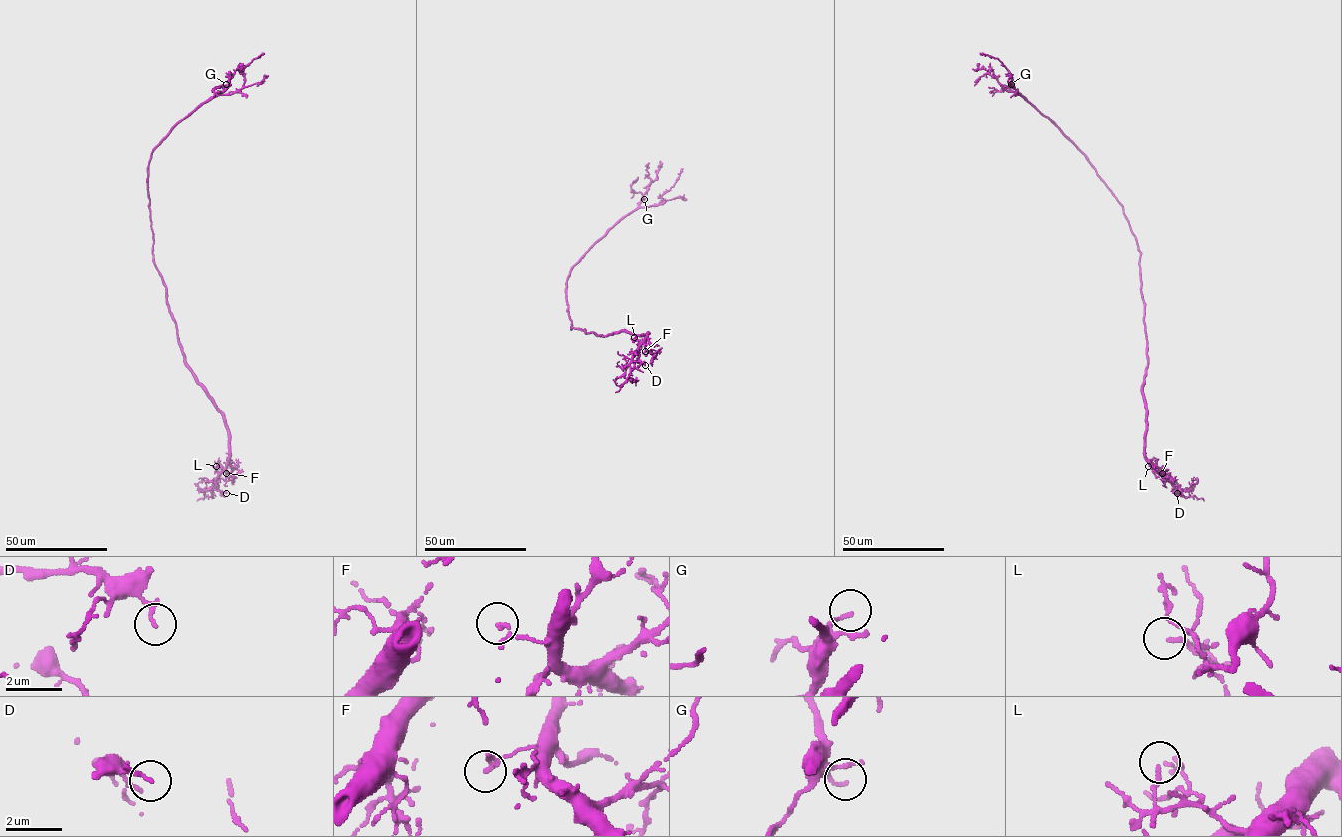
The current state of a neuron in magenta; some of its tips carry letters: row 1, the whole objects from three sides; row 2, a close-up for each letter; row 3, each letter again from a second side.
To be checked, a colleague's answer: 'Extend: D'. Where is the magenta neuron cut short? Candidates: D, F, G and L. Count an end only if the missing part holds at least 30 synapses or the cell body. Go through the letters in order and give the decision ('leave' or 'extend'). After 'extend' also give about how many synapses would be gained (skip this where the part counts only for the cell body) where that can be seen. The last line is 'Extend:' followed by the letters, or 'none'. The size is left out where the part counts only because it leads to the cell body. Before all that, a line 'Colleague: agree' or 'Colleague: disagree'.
Colleague: disagree
D: leave
F: leave
G: leave
L: leave
Extend: none

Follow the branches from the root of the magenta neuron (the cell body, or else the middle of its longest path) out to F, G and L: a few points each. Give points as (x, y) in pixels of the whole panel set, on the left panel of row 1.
F: (153, 252), (185, 365), (223, 416), (231, 469), (229, 474), (226, 473)
G: (153, 252), (148, 185), (151, 152), (178, 123), (215, 97), (226, 84)
L: (153, 252), (185, 365), (222, 413), (228, 432), (228, 463), (223, 468), (216, 466)

